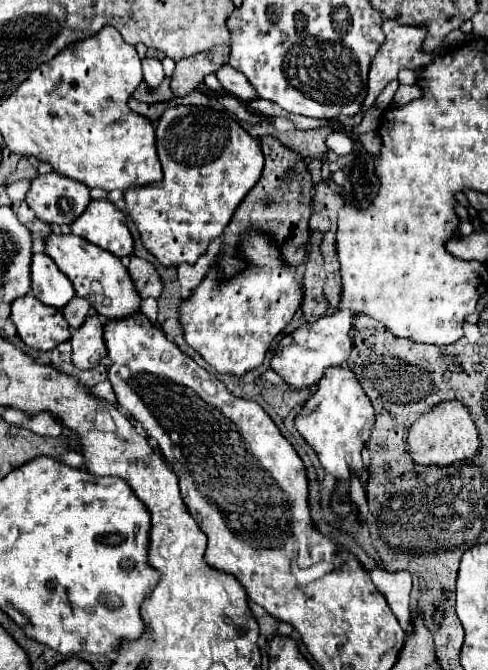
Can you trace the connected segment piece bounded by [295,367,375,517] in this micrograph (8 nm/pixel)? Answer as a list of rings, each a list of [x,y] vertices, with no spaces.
[[[333,367],[327,369],[321,381],[317,383],[317,391],[307,399],[299,415],[295,417],[295,427],[299,435],[307,441],[307,445],[317,453],[327,475],[335,479],[335,495],[331,497],[331,511],[339,517],[347,517],[355,505],[349,499],[349,485],[353,477],[361,477],[365,465],[361,459],[363,447],[371,437],[375,423],[375,413],[369,397],[361,389],[359,381],[349,369]]]

